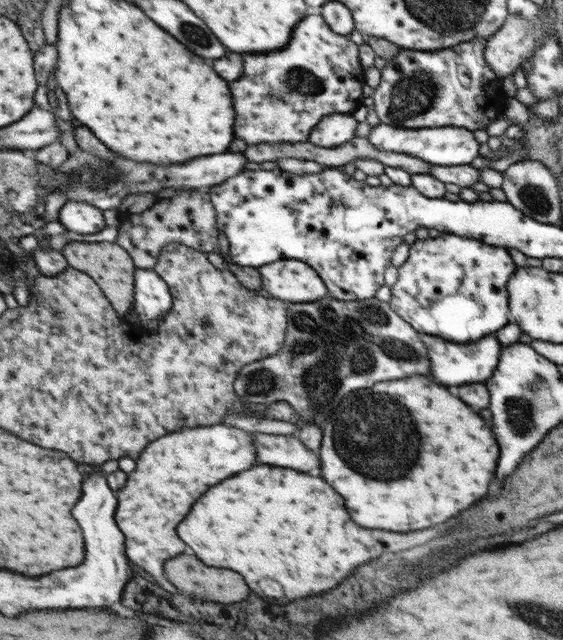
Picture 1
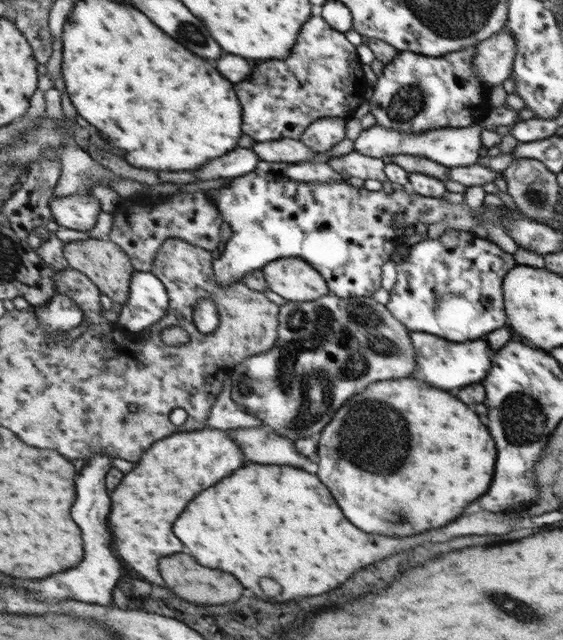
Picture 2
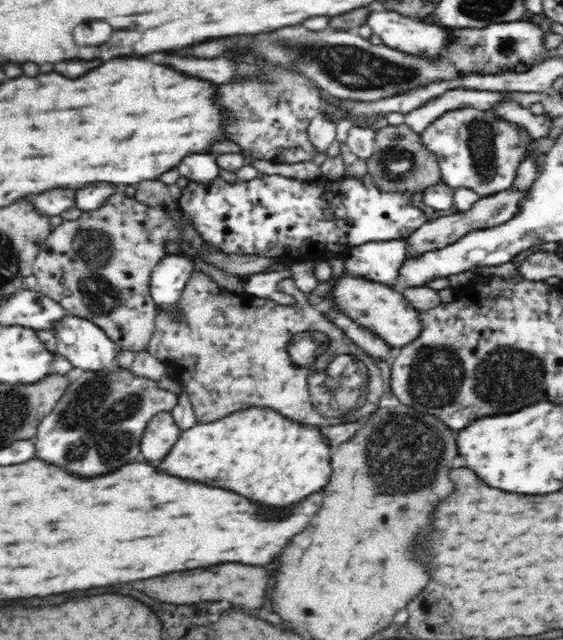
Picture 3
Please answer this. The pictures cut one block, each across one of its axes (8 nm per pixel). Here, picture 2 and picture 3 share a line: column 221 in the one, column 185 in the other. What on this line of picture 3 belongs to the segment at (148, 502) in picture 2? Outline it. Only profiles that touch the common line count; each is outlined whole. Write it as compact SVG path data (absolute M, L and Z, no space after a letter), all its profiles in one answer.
M250 407L228 415L228 418L224 417L208 424L197 422L194 426L184 429L177 437L178 442L172 444L168 456L158 464L158 470L184 480L196 480L206 486L232 490L264 506L274 516L288 514L292 506L296 506L306 496L322 490L324 484L328 484L328 476L332 474L331 448L326 446L326 441L316 428L304 428L302 424L292 424L290 420L284 420L284 416L276 416L276 412L264 412L264 410L266 409Z

